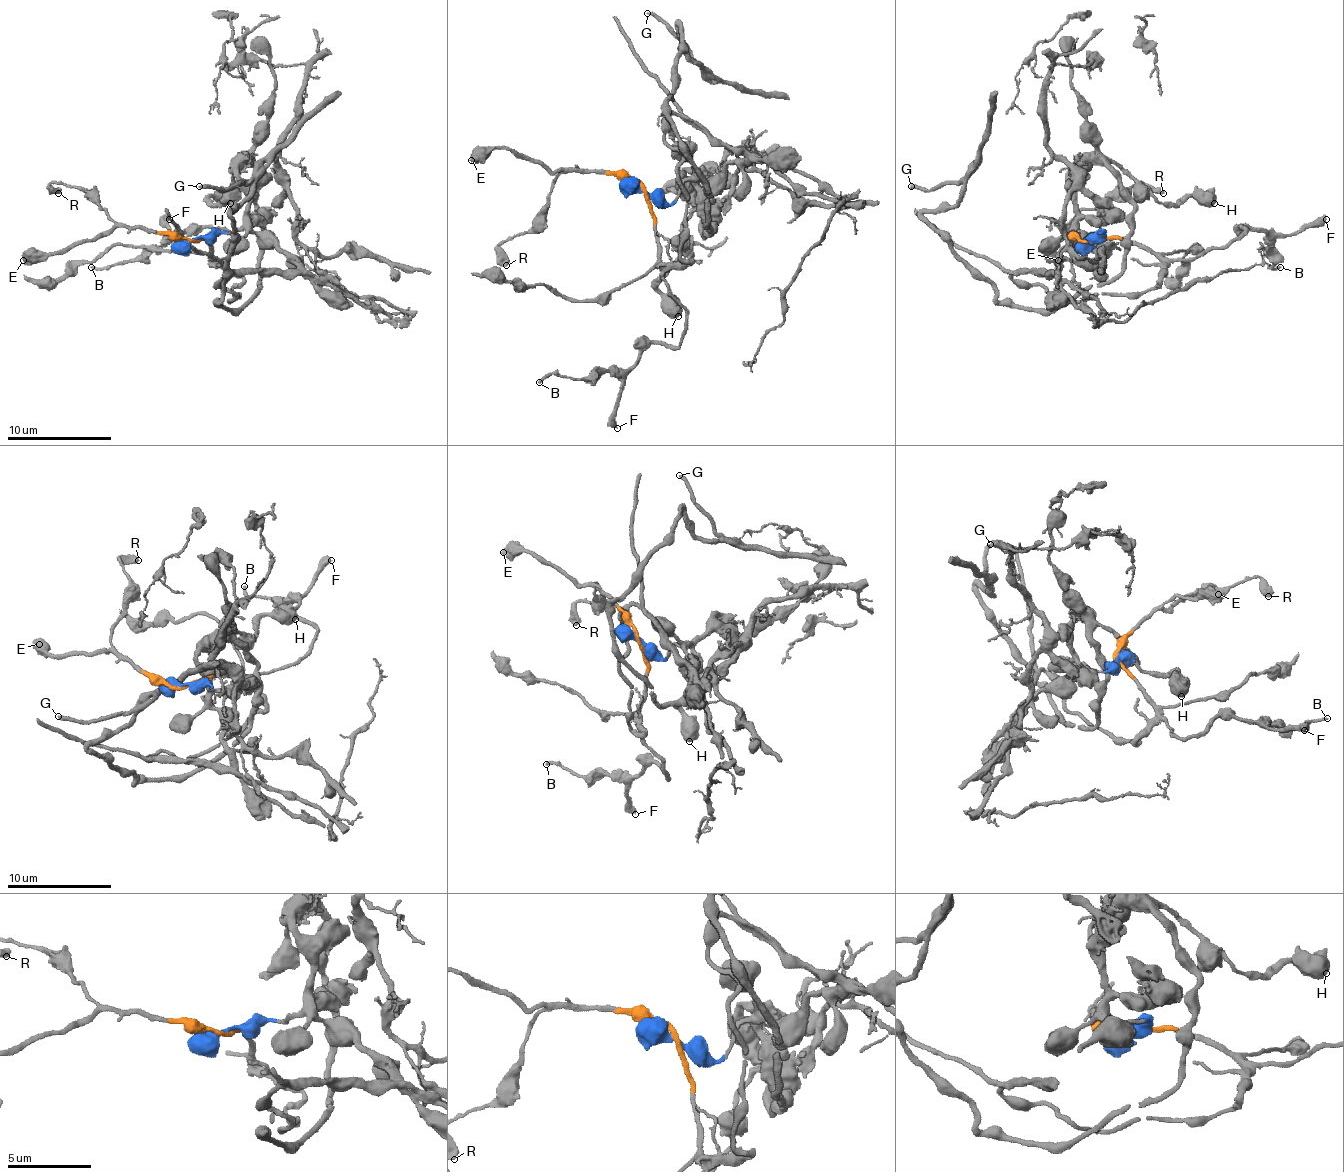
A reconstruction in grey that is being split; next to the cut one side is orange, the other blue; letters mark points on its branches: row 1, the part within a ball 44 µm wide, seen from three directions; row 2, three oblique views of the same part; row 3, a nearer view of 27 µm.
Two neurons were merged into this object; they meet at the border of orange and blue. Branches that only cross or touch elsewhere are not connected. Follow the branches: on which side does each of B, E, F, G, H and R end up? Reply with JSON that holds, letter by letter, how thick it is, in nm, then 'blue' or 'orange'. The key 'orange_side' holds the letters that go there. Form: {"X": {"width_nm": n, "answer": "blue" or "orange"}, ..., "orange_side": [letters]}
{"B": {"width_nm": 180, "answer": "orange"}, "E": {"width_nm": 650, "answer": "orange"}, "F": {"width_nm": 480, "answer": "orange"}, "G": {"width_nm": 240, "answer": "blue"}, "H": {"width_nm": 700, "answer": "blue"}, "R": {"width_nm": 500, "answer": "orange"}, "orange_side": ["B", "E", "F", "R"]}

